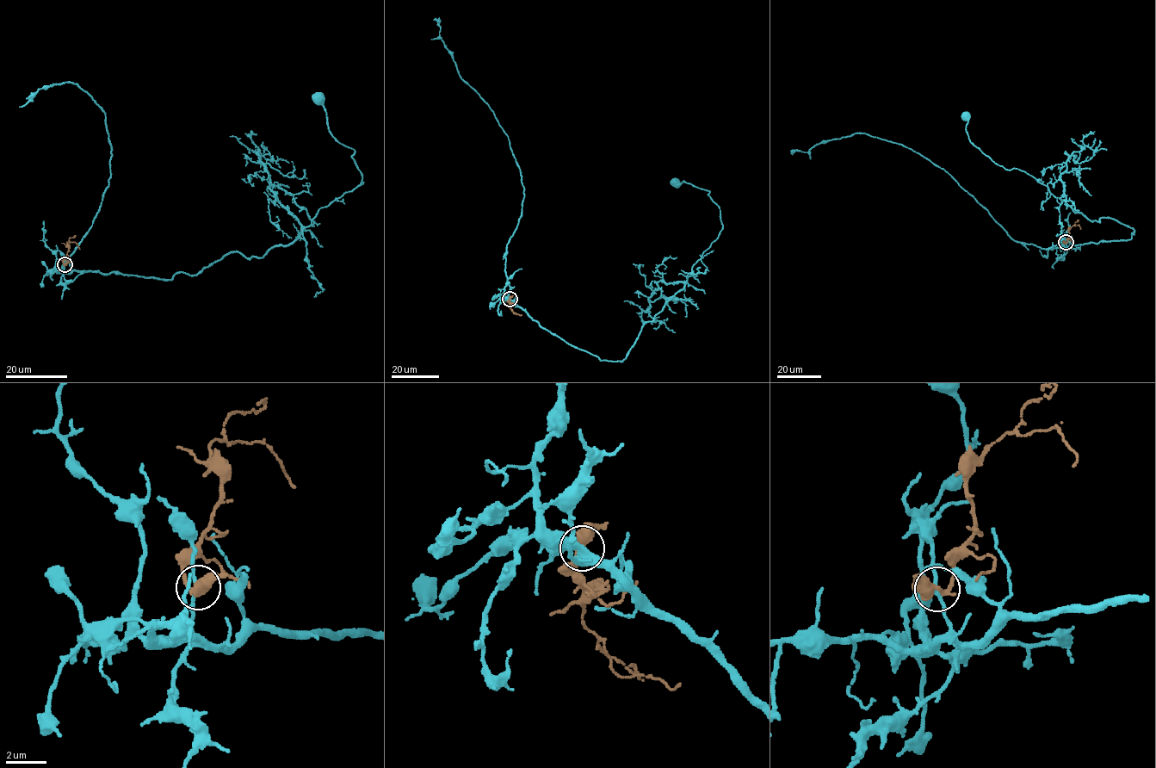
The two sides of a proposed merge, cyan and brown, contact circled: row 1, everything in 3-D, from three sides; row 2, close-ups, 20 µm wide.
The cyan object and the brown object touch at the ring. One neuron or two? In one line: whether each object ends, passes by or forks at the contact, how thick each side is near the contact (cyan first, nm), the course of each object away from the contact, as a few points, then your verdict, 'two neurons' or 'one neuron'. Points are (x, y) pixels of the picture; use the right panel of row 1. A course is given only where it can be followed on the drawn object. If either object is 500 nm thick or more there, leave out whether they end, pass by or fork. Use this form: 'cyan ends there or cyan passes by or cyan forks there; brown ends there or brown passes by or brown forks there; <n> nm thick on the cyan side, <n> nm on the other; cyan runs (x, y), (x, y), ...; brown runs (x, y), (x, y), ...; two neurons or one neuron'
cyan passes by; brown passes by; 160 nm thick on the cyan side, 440 nm on the other; cyan runs (1066, 243), (1127, 239), (1134, 231), (1114, 219), (1087, 219), (1032, 176), (998, 165), (968, 138), (966, 112); brown runs (1066, 243), (1069, 237), (1068, 230), (1072, 226), (1078, 224), (1080, 229); two neurons

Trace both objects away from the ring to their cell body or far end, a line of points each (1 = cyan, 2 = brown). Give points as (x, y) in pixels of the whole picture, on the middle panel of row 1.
1: (510, 299), (569, 343), (621, 362), (721, 230), (707, 190), (673, 183)
2: (510, 299), (508, 301), (514, 314), (522, 314)

